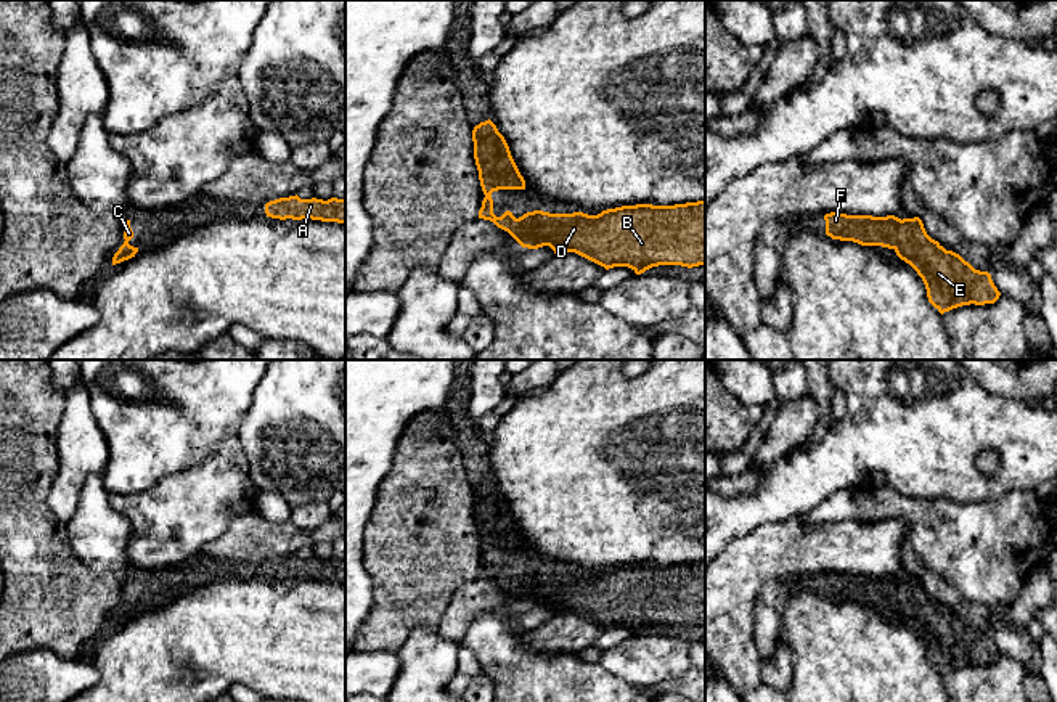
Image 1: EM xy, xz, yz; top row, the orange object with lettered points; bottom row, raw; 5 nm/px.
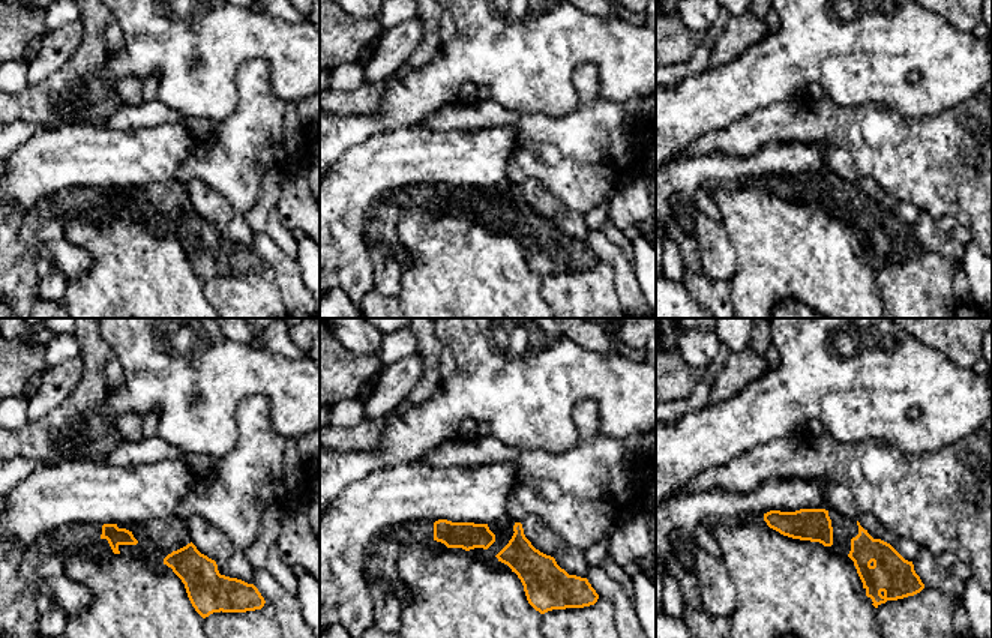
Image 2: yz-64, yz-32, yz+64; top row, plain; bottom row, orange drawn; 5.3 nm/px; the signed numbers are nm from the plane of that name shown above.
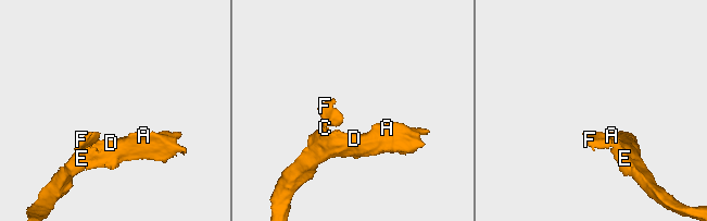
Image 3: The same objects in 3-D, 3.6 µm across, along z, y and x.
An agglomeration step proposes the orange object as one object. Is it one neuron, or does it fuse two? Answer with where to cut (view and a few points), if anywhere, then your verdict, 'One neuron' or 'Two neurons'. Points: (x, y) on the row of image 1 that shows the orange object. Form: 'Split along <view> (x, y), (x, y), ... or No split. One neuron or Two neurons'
No split. One neuron

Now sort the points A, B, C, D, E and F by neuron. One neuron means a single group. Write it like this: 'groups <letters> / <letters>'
groups A B C D E F

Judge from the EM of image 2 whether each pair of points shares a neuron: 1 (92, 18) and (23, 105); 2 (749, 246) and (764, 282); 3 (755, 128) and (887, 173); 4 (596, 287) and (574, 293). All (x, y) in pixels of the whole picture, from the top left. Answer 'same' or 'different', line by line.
1: same
2: same
3: same
4: same

